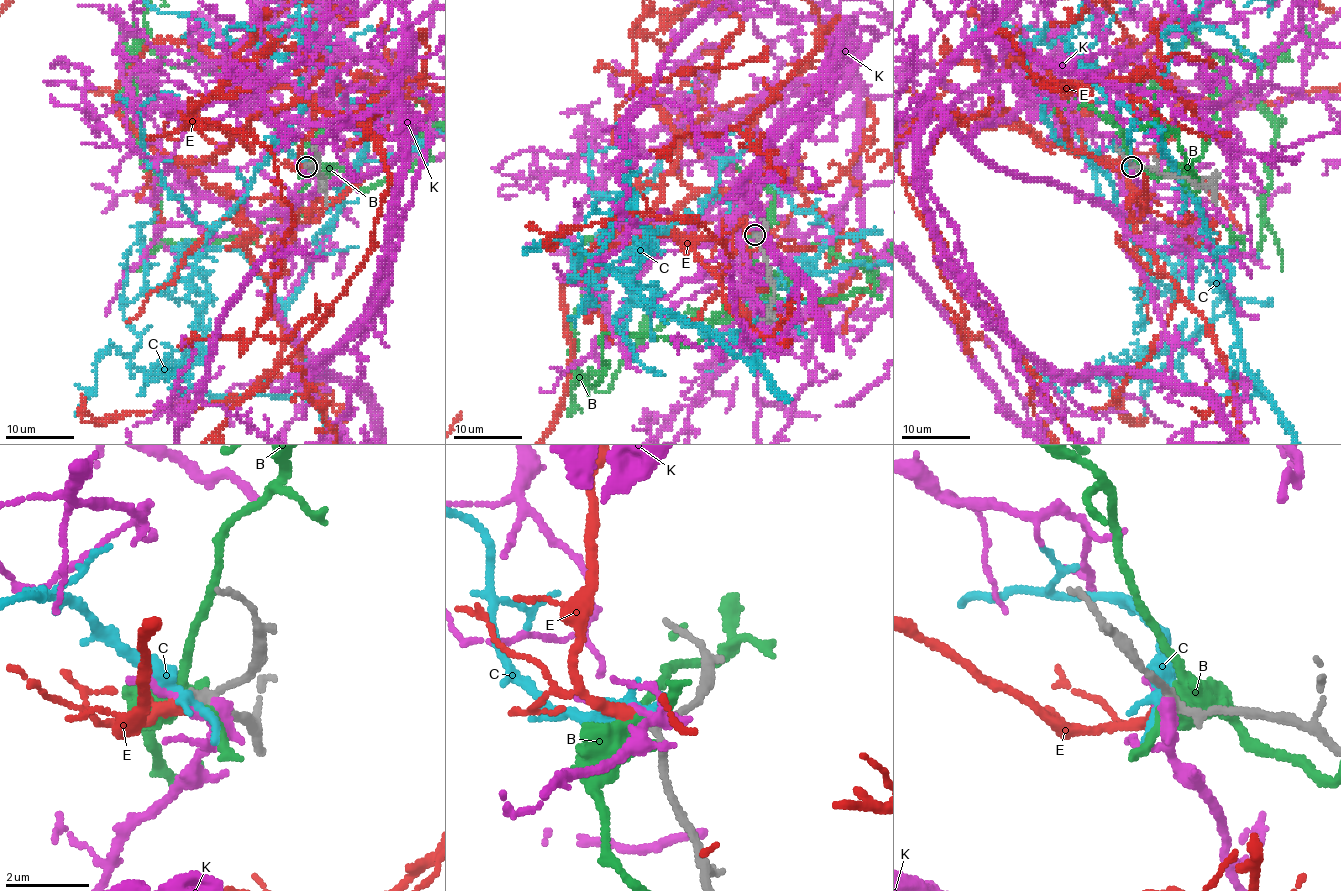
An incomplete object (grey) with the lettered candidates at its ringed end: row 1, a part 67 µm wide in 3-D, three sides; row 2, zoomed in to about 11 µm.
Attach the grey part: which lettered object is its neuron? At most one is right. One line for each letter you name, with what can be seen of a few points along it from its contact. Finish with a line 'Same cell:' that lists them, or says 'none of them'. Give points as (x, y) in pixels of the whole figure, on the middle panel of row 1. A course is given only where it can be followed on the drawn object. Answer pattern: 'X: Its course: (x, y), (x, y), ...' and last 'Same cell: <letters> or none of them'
Same cell: E

